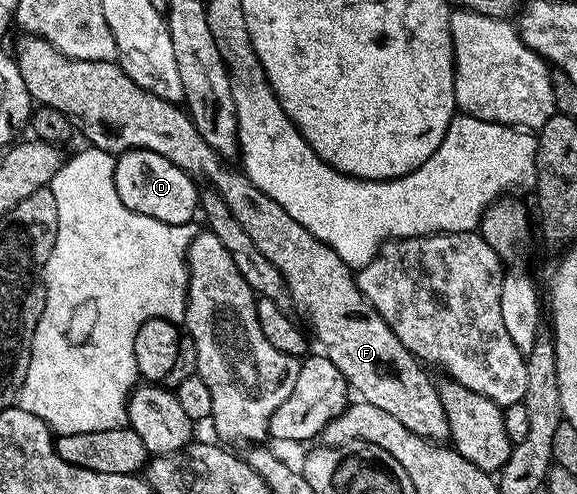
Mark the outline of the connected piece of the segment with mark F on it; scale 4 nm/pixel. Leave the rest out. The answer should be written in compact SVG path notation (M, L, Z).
M29 35L21 38L22 46L16 52L16 60L20 67L20 75L24 78L24 87L28 87L28 95L31 102L38 105L47 105L56 111L63 113L75 130L78 129L87 137L89 144L96 149L103 149L106 153L115 155L124 153L128 149L147 149L156 151L158 155L164 155L176 167L180 167L185 173L197 179L199 182L207 181L206 185L211 190L217 190L219 196L227 203L228 209L236 217L245 234L255 243L257 250L261 252L280 271L287 291L295 306L306 312L318 341L323 345L327 359L339 368L340 373L347 381L349 388L353 390L361 400L372 403L372 407L380 407L380 411L388 411L395 419L400 419L408 431L425 437L427 441L435 443L445 442L449 435L452 440L452 448L468 463L480 467L484 472L494 475L504 467L512 448L508 432L505 431L505 415L503 406L492 403L484 395L472 391L461 385L459 381L446 379L446 382L437 389L434 381L425 373L423 362L414 357L396 339L392 327L384 323L384 319L366 301L366 296L360 291L356 280L355 270L346 265L344 259L332 251L308 227L300 227L276 199L268 199L264 191L260 191L253 185L246 174L237 168L229 169L227 162L219 157L217 151L208 147L196 131L194 120L186 112L185 108L179 107L175 102L165 101L148 91L144 91L122 69L121 65L113 61L81 61L66 57L52 43L48 43L43 37Z

